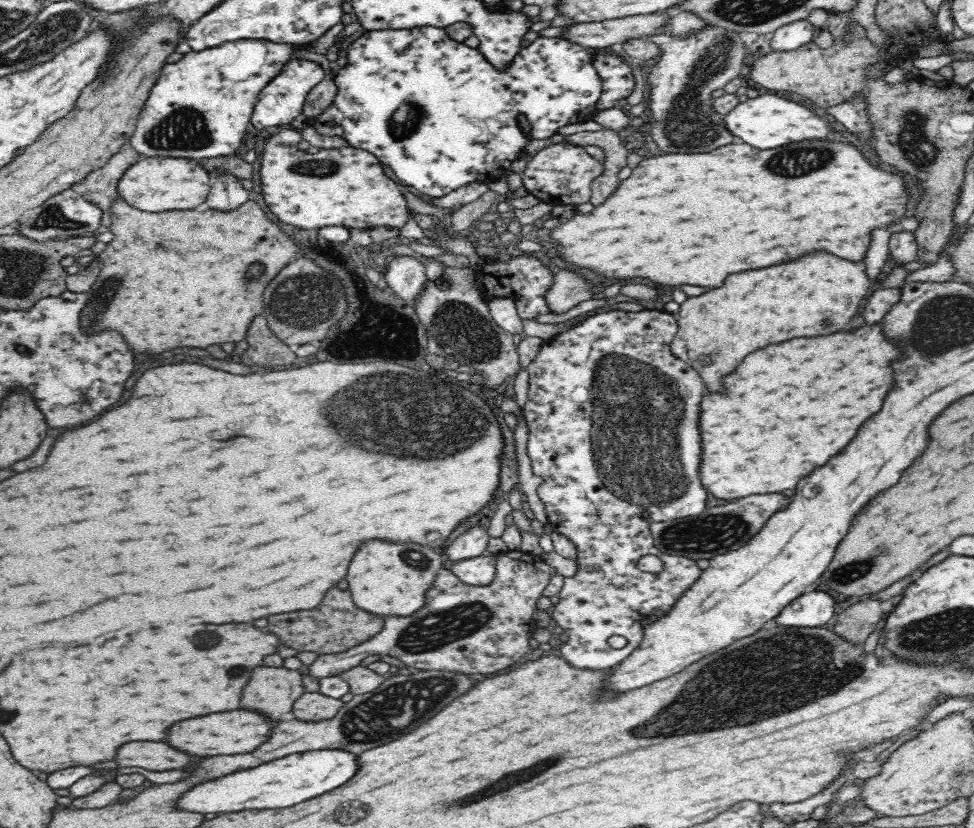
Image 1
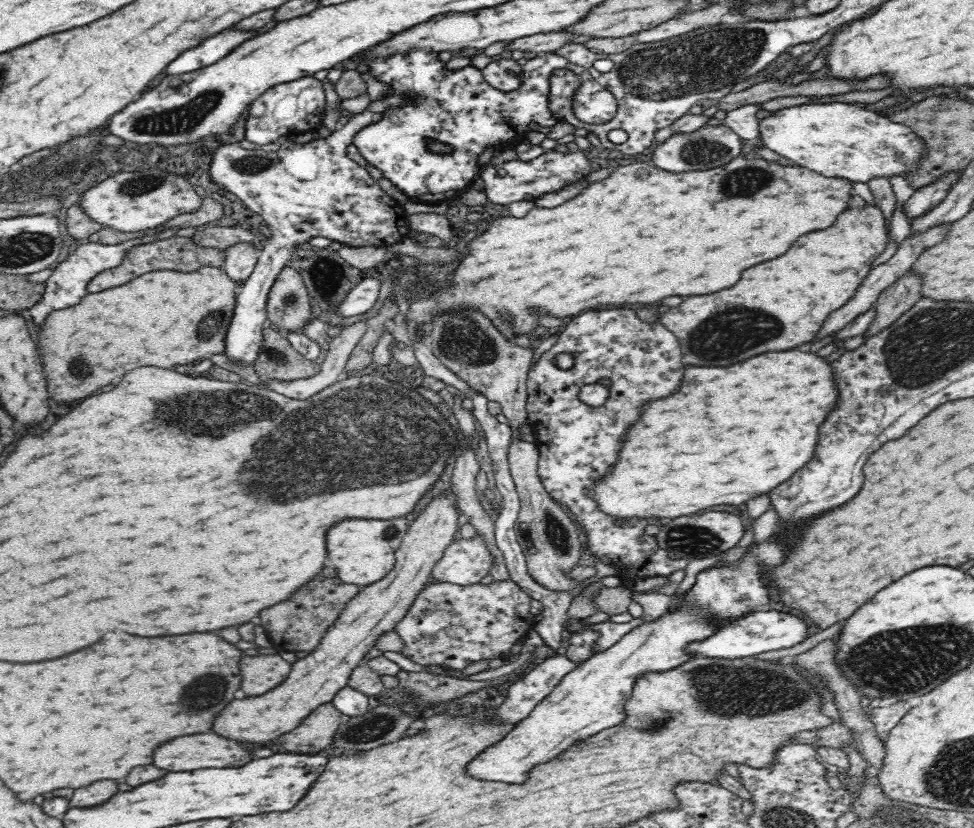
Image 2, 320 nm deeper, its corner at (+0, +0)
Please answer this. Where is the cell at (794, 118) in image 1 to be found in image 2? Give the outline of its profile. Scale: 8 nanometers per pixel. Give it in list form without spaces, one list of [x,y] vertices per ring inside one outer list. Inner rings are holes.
[[[804,103],[783,110],[776,111],[770,117],[764,118],[758,122],[757,134],[762,136],[764,147],[774,152],[794,160],[796,164],[816,170],[822,176],[828,178],[848,178],[852,182],[868,182],[872,178],[914,176],[920,170],[920,164],[928,156],[928,145],[925,140],[905,124],[898,124],[888,120],[886,115],[868,112],[860,106],[852,106],[848,103],[828,103],[828,104],[810,104]]]

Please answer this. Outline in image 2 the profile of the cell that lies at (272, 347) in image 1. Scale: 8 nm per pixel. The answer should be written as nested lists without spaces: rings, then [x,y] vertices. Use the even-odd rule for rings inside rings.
[[[263,329],[263,345],[254,364],[254,370],[262,382],[312,378],[320,369],[320,364],[302,356],[282,333],[276,329]]]

